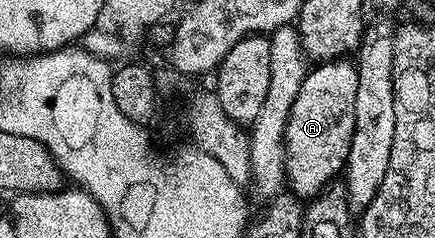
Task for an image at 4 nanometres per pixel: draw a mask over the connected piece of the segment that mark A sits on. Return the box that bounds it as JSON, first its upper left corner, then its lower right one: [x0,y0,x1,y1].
[285,59,357,199]

